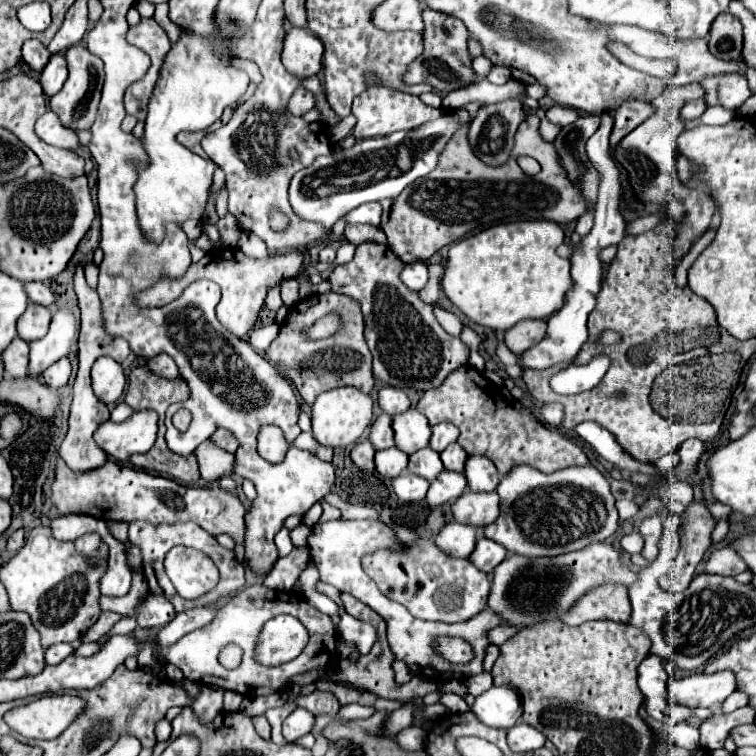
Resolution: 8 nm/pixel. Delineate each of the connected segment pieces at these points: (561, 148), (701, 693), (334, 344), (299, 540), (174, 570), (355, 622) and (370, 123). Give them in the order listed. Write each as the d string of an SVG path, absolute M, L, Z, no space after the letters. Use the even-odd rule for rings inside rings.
M597 115L579 117L575 123L561 127L559 135L557 135L555 141L553 141L553 147L555 147L555 153L557 153L557 161L559 161L561 169L565 171L565 177L567 177L567 179L569 179L569 181L581 191L583 199L587 201L587 213L581 215L581 217L577 219L577 227L575 227L575 231L577 231L581 237L585 237L585 235L591 231L591 227L593 227L593 219L595 219L595 207L597 207L599 171L595 169L595 165L589 161L589 157L587 157L587 153L585 153L585 141L597 131L597 127L599 127L599 117L597 117Z
M715 671L711 675L695 673L683 679L671 679L667 689L675 703L715 709L737 689L737 683L733 671Z
M333 291L323 293L323 295L315 293L299 301L291 309L289 317L281 323L281 331L275 337L275 341L269 345L267 355L269 355L269 361L275 361L283 369L283 375L295 383L299 395L303 397L307 405L311 405L319 393L335 389L335 387L353 385L363 393L371 393L375 385L373 371L371 371L371 353L363 337L361 309L347 295L339 295ZM333 311L337 311L343 319L341 333L335 333L333 337L327 337L327 339L317 339L317 341L307 339L305 331L313 327L315 321L319 321L321 317Z
M301 523L299 527L295 527L292 531L290 531L290 537L293 545L295 547L303 547L305 543L307 543L307 535L309 535L309 527L305 525L305 523Z
M175 547L165 556L164 567L175 589L187 599L199 597L217 585L219 573L213 561L205 559L203 553Z
M347 613L341 615L339 625L337 625L337 631L339 631L339 635L343 639L357 643L359 653L369 653L371 647L373 647L373 643L375 643L375 637L377 637L375 635L377 629L371 623L359 621L359 619L355 619L355 617L347 615Z
M389 87L367 89L353 99L353 115L357 119L357 123L353 127L353 137L364 139L389 135L399 129L411 129L411 127L417 127L417 125L423 125L431 119L441 117L441 113L443 113L441 109L427 107L419 97L397 91L397 89L389 89Z

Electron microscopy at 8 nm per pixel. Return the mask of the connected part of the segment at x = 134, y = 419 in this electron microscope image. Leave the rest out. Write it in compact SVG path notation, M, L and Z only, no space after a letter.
M139 411L123 423L105 421L95 431L97 445L113 459L125 463L135 453L147 453L157 435L157 413Z

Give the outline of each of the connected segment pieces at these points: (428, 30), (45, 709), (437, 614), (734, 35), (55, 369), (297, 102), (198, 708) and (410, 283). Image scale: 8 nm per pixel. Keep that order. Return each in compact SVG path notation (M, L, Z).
M425 9L423 19L425 19L425 31L423 31L425 51L423 51L421 59L415 59L415 63L409 65L409 71L405 73L405 81L407 83L427 81L441 95L475 83L477 75L471 67L471 55L469 55L469 49L467 49L469 31L463 27L463 23L457 17L449 17L449 15L437 13L433 9Z
M47 695L23 707L15 707L5 715L5 721L29 739L59 737L87 707L83 697Z
M419 537L401 551L373 551L361 559L365 573L377 583L379 591L389 599L405 605L415 617L459 623L481 613L489 595L489 577L469 559L453 559L445 555L431 539Z
M721 13L709 31L709 51L717 59L731 61L741 55L743 47L743 27L731 13Z
M67 357L59 359L57 363L53 363L51 367L47 367L47 369L43 371L43 381L45 381L49 387L53 387L53 389L65 387L67 381L69 381L69 377L71 377L71 363L69 363Z
M299 87L295 93L293 93L293 97L289 99L289 111L293 113L293 115L305 115L307 111L311 111L315 107L315 95L311 93L311 91L307 91L307 89L303 89L303 87Z
M215 685L201 687L201 693L193 703L193 711L205 721L213 719L215 715L219 715L223 711L223 693L225 691Z
M423 261L407 263L405 269L401 271L401 281L413 291L421 291L427 285L427 279L429 279L429 271Z

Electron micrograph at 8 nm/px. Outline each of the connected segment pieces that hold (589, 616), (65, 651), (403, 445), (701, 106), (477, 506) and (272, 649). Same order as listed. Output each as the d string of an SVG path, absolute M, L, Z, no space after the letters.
M597 587L597 591L589 591L573 611L561 615L561 621L567 625L581 625L593 619L611 619L627 623L631 615L629 595L625 587Z
M57 643L47 649L45 661L47 661L47 665L59 665L69 653L73 653L73 647L69 643Z
M413 407L393 417L393 431L395 431L395 445L407 455L429 445L431 427L427 419Z
M693 99L693 101L689 101L689 103L681 109L681 117L683 117L683 119L697 119L697 117L703 115L705 109L707 109L705 99Z
M465 491L453 503L453 517L455 521L485 527L499 517L499 495L493 493L473 493Z
M282 614L267 621L257 639L257 663L275 667L295 659L307 643L307 631L294 616Z

